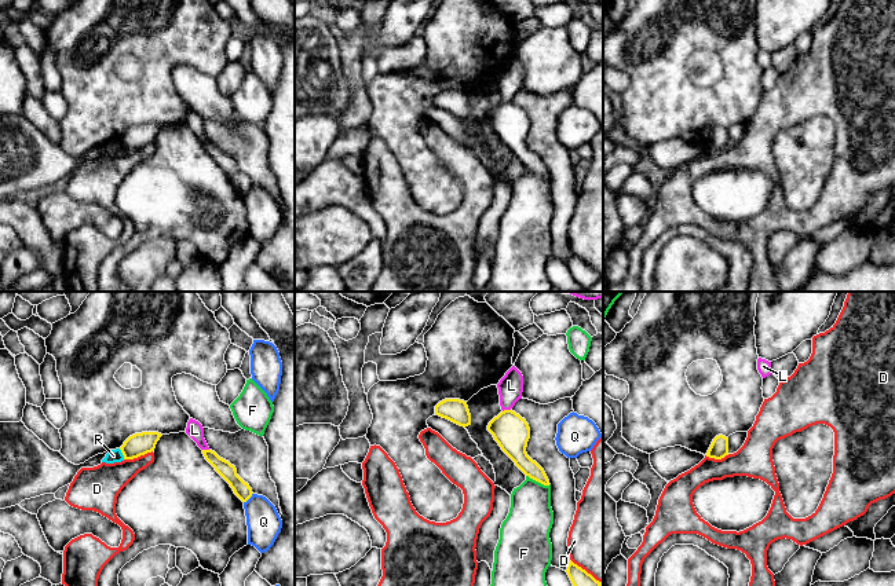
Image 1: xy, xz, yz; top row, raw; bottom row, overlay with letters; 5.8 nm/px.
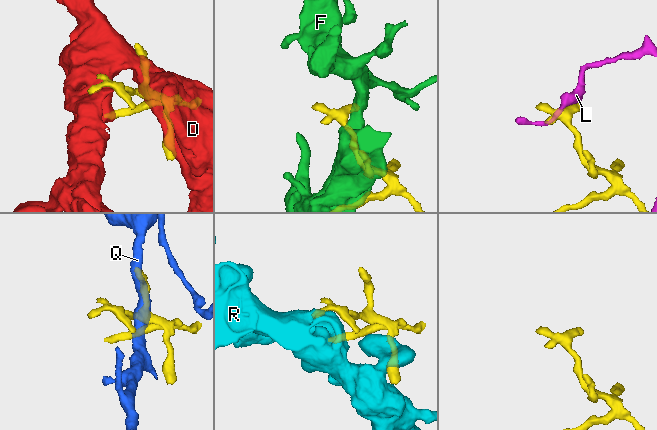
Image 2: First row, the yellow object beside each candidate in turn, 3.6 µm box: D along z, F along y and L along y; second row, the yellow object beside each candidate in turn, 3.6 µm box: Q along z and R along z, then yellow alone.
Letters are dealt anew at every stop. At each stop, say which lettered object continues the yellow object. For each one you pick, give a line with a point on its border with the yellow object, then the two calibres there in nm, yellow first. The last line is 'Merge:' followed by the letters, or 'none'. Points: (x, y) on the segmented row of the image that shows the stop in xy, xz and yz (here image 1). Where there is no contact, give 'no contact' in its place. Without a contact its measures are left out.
Merge: none

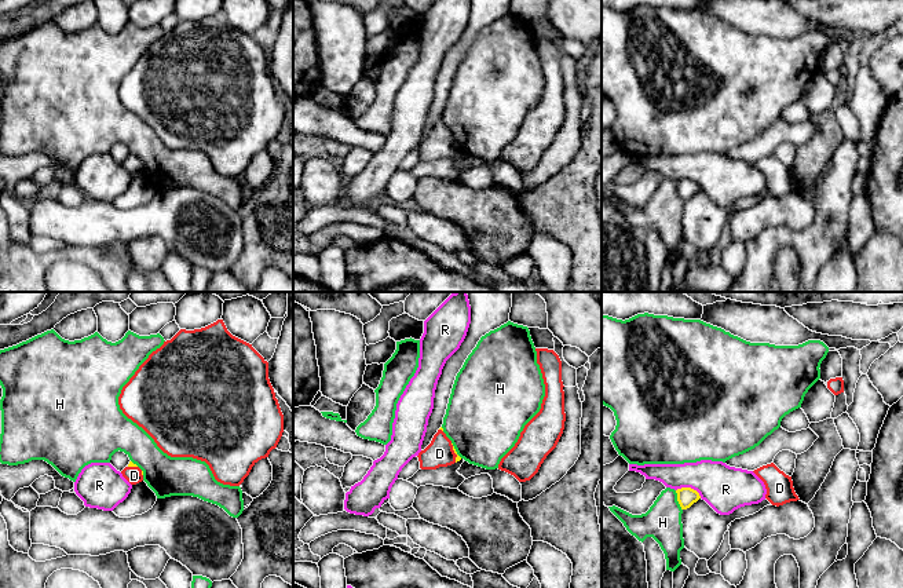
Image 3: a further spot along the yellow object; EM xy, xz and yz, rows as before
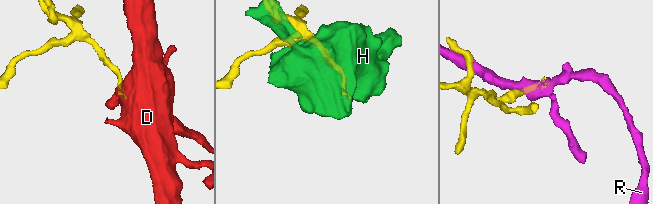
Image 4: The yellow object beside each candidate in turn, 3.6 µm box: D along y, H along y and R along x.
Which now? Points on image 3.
D: xz (454, 452) | 30/160 nm
Merge: D

